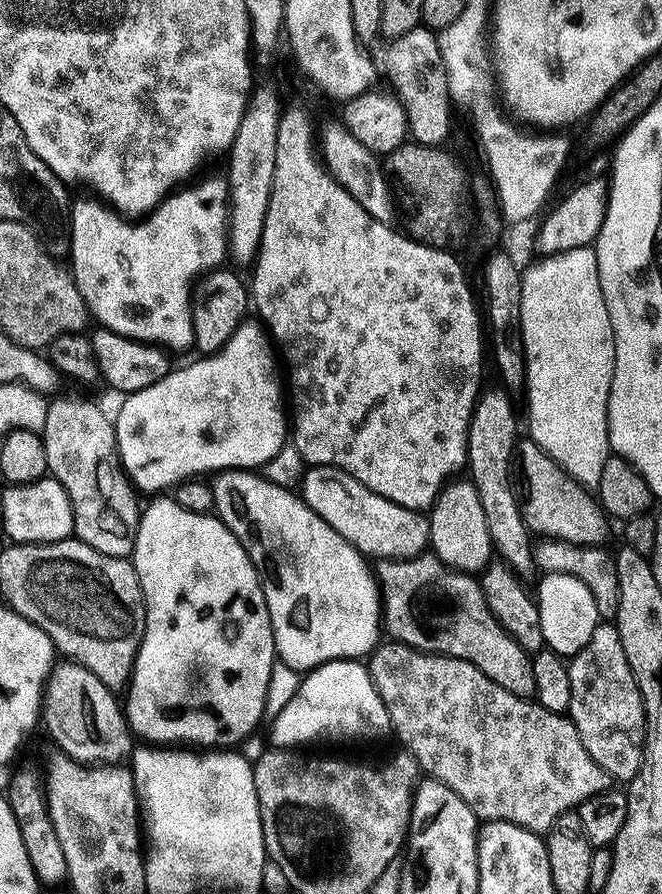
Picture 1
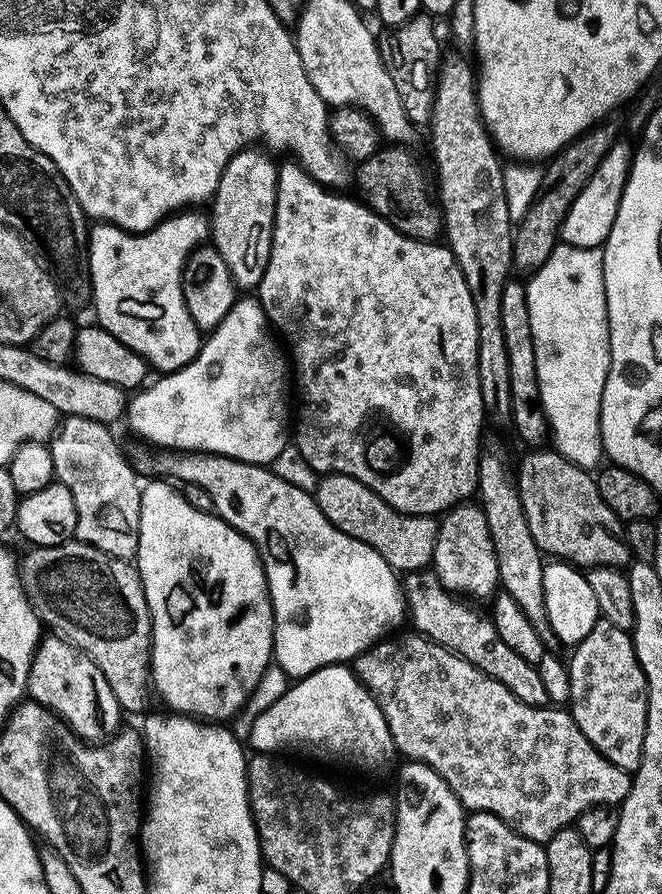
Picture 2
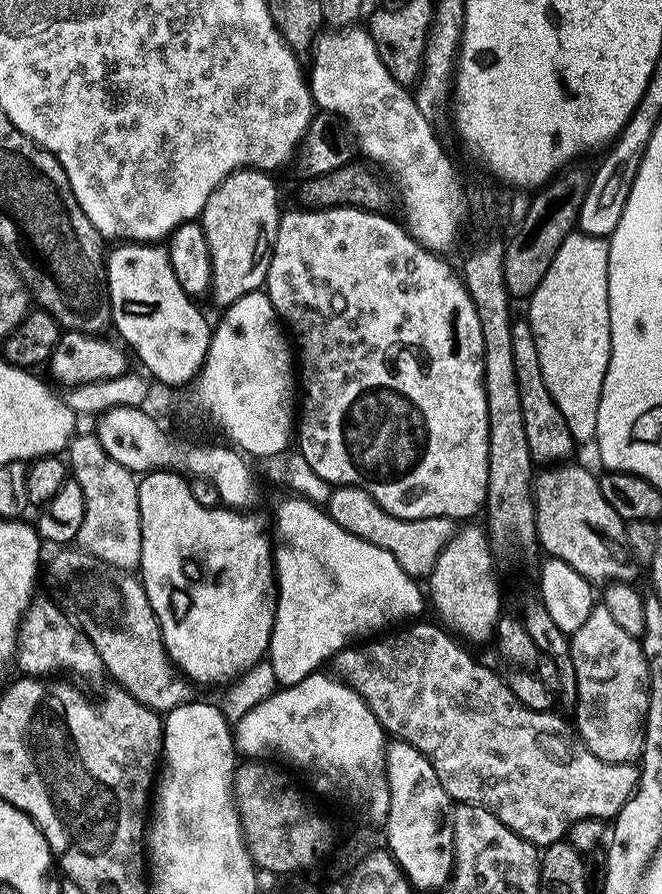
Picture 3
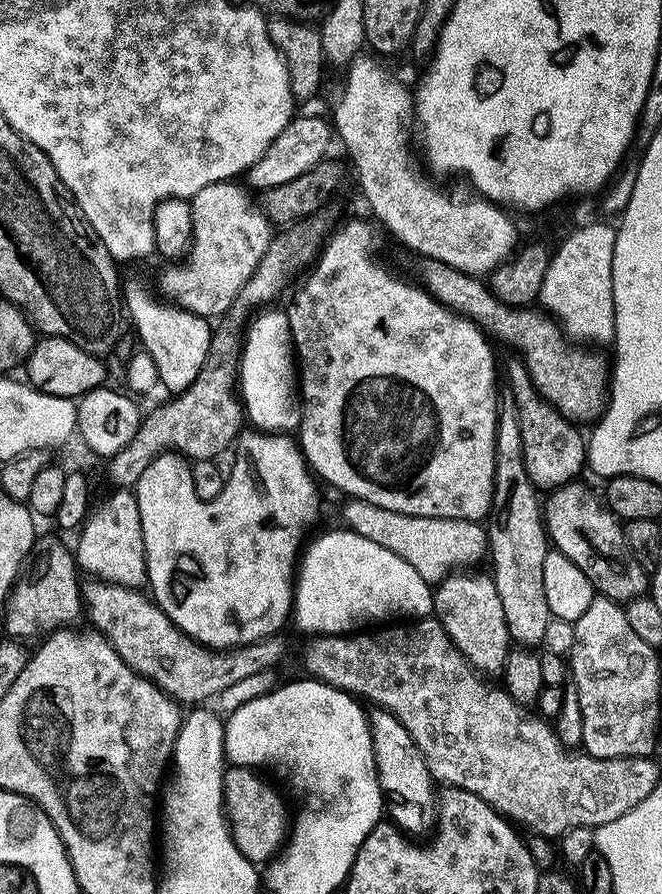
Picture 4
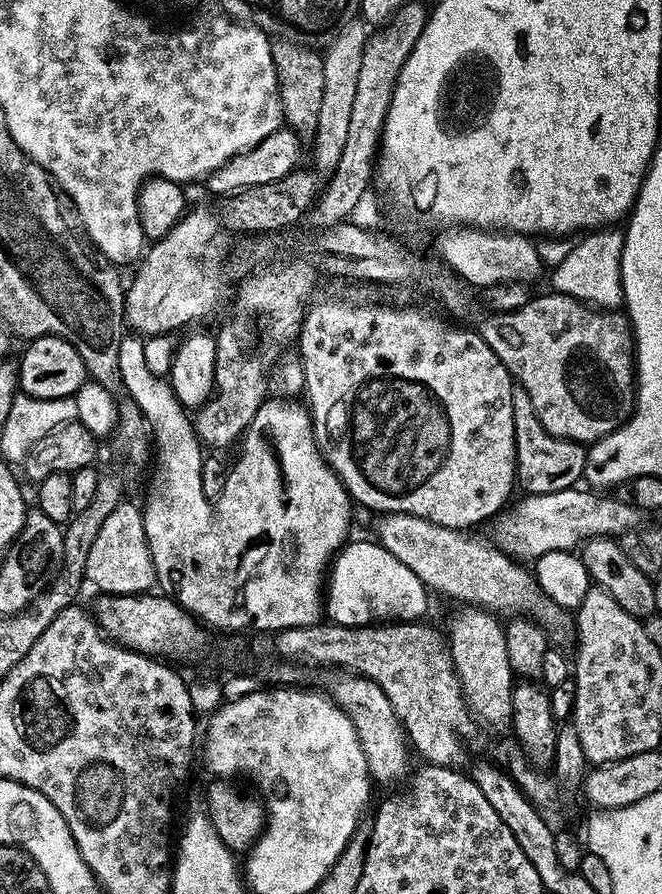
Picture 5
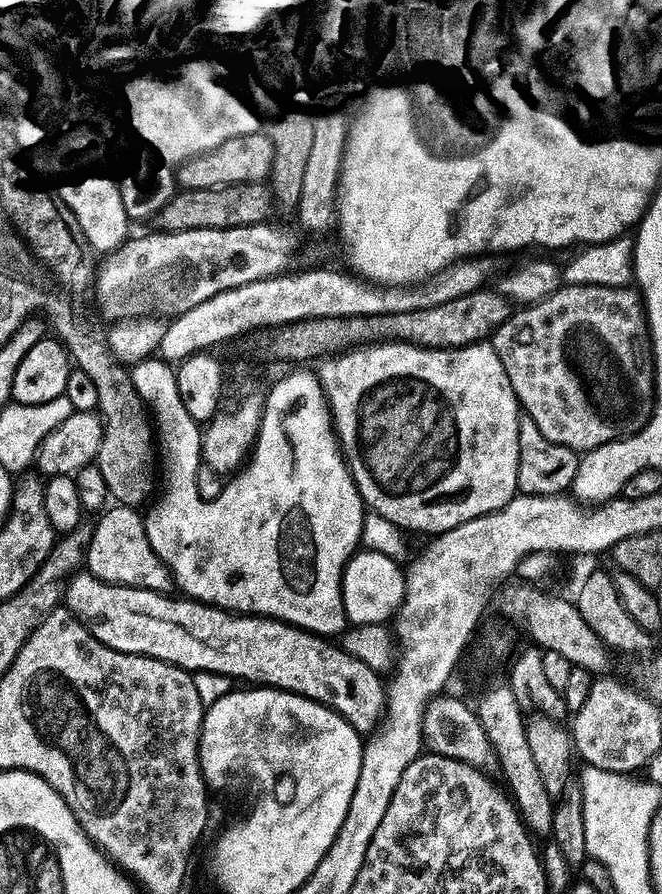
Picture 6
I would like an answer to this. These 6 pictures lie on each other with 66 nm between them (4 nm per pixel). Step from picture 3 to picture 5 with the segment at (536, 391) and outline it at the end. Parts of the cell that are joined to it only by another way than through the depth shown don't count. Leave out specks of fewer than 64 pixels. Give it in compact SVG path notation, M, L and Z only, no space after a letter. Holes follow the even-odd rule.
M521 386L515 387L514 392L514 428L517 481L527 495L550 495L568 491L583 481L588 466L587 449L576 442L558 439L549 434L538 418L530 394Z

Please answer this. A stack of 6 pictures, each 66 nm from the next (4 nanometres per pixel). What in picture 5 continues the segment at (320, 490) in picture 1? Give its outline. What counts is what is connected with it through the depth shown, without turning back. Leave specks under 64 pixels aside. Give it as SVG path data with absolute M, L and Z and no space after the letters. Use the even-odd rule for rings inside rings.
M392 513L383 515L378 526L377 539L381 547L388 553L394 554L402 564L405 564L421 579L428 590L442 592L446 596L453 596L456 600L465 600L468 606L477 606L491 612L493 615L510 620L515 617L530 616L534 614L535 619L556 643L556 641L566 644L576 636L575 617L568 611L552 601L541 590L535 575L526 572L514 558L495 545L489 546L480 538L474 538L467 531L454 531L448 527L438 526L437 523L426 522L424 519L414 518L413 515L394 515Z

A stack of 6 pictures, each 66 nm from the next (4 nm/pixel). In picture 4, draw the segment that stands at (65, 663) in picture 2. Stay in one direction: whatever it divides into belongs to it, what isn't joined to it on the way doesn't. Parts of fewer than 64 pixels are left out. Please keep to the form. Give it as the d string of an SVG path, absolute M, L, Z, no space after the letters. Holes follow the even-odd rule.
M52 544L40 557L35 557L36 565L32 568L32 584L17 583L8 599L8 610L2 620L8 627L13 641L29 642L35 636L47 637L61 631L65 626L72 626L82 616L82 588L76 585L78 565L76 557L60 544Z

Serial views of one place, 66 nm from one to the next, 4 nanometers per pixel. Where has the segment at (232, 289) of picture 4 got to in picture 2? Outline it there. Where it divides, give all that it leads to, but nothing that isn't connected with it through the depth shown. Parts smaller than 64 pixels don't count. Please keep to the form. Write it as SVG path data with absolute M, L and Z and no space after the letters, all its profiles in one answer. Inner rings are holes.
M258 148L244 149L238 153L224 171L222 182L219 183L219 189L212 200L212 207L214 206L214 208L212 212L210 211L210 234L212 237L213 247L221 254L221 258L227 262L227 266L229 266L229 270L235 284L242 290L244 290L244 288L252 288L252 290L259 289L262 278L265 277L266 269L270 264L270 254L273 253L273 230L277 214L277 190L280 174L277 163L273 163L266 155L268 154L265 151Z

